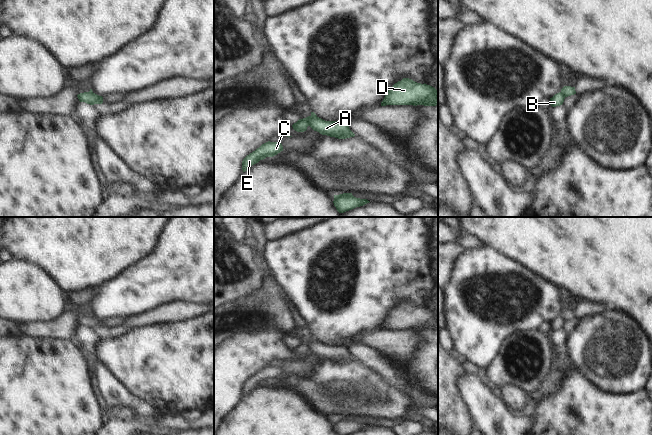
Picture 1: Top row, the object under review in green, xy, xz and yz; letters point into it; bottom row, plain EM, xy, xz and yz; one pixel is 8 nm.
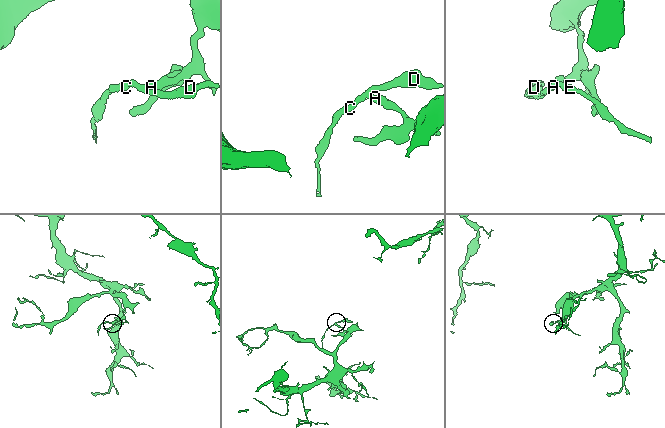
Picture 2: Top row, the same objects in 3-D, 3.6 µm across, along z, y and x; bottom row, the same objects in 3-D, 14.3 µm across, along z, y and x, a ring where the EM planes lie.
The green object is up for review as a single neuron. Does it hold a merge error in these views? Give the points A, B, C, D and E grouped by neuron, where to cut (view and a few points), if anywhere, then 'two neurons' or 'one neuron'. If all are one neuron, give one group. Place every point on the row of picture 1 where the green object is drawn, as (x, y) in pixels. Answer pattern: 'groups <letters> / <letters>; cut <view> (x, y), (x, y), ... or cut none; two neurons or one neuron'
groups A / B C D E; cut xz (316, 116), (311, 116), (308, 119), (307, 125); two neurons

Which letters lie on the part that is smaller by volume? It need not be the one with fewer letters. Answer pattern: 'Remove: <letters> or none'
Remove: B, C, D, E

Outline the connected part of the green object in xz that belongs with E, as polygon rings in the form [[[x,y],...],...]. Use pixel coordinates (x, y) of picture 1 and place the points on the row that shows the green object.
[[[266,142],[262,144],[255,151],[247,155],[242,161],[243,172],[250,169],[250,167],[266,157],[273,157],[283,151],[283,146],[279,142]]]

